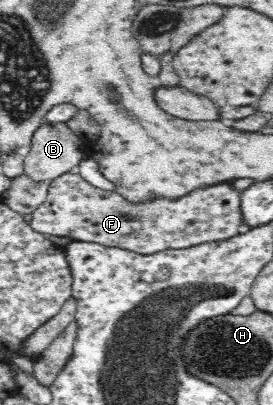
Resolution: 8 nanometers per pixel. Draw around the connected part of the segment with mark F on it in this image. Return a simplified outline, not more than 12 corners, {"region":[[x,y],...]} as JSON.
{"region":[[67,172],[30,226],[137,254],[249,227],[232,182],[131,203]]}

